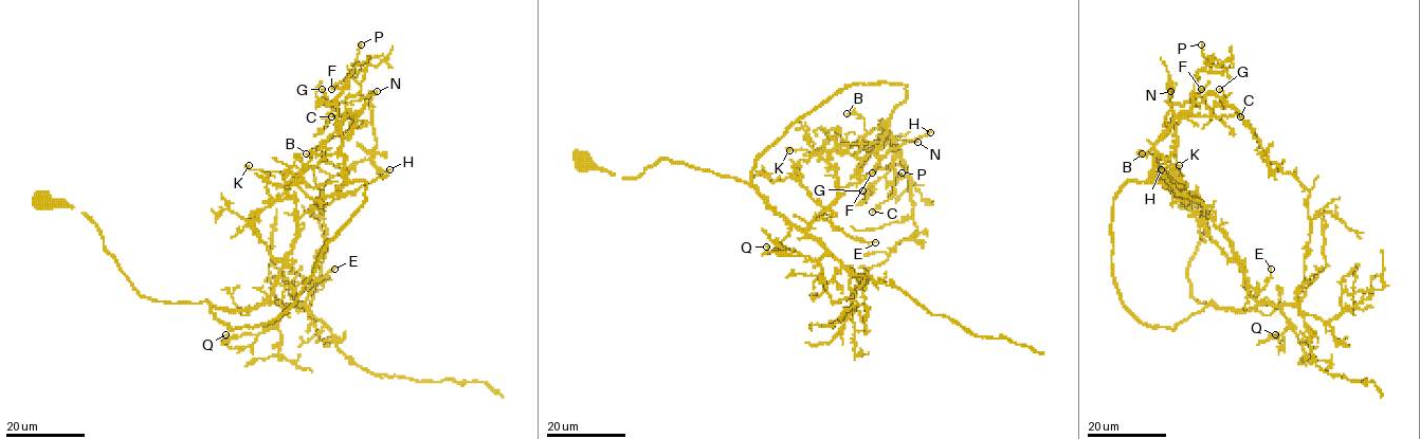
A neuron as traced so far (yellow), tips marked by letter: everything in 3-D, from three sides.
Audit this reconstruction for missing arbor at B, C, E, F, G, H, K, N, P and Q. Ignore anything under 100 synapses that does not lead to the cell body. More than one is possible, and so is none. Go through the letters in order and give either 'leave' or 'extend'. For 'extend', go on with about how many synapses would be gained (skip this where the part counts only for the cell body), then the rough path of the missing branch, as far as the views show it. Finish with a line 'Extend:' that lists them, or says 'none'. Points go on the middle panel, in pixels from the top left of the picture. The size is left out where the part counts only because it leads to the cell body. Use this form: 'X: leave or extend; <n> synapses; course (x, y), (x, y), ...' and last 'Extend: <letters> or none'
B: leave
C: leave
E: leave
F: leave
G: leave
H: leave
K: leave
N: leave
P: leave
Q: leave
Extend: none

